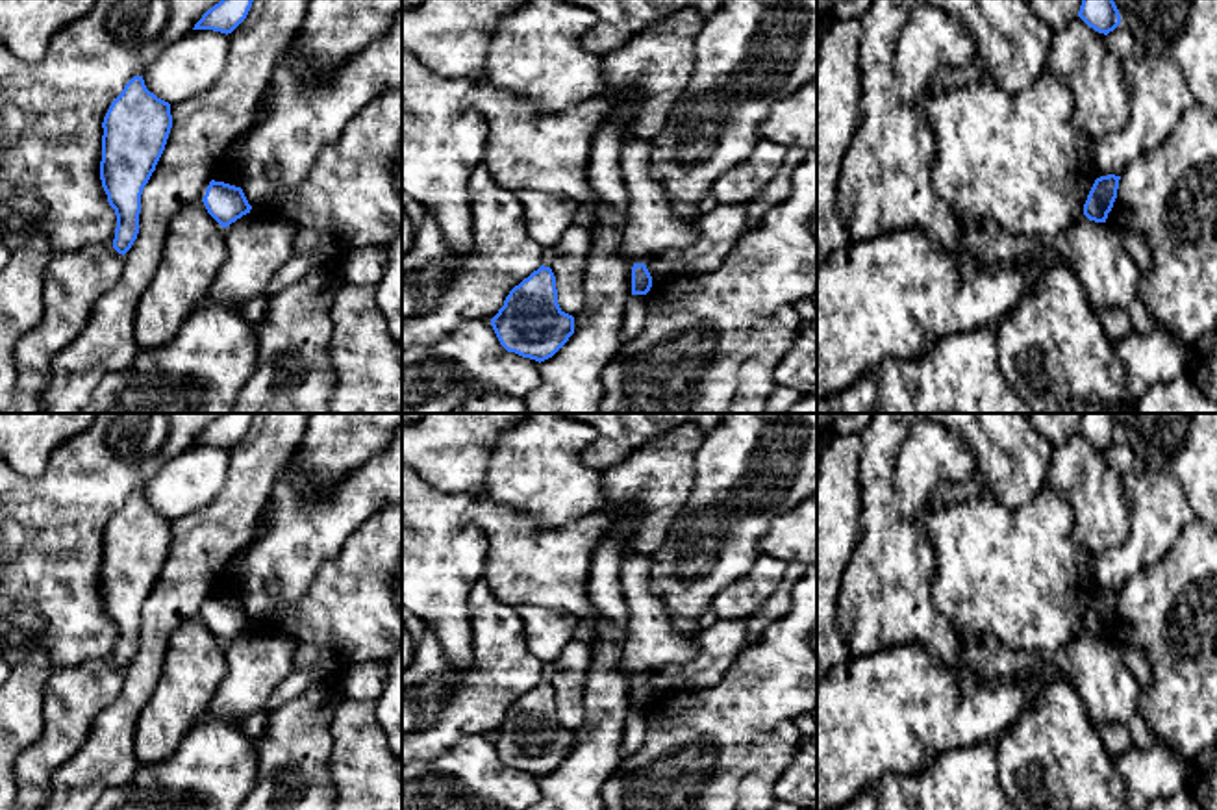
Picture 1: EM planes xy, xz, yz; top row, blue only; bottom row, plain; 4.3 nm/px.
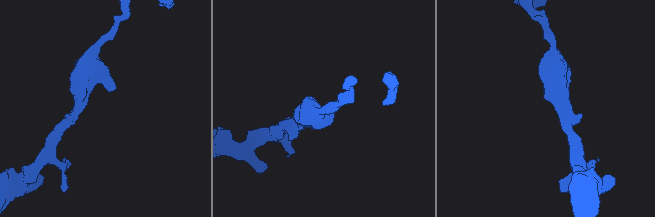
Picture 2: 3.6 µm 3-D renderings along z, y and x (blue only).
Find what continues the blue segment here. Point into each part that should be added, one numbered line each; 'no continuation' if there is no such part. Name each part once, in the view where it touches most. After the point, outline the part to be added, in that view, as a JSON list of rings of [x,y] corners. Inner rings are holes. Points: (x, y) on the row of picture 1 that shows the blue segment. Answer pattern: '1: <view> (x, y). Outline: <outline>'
no continuation

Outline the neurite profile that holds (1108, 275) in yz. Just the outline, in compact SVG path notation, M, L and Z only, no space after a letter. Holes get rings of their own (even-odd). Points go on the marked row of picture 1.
M1082 215L1061 239L1063 256L1095 310L1139 302L1141 271L1108 222Z

